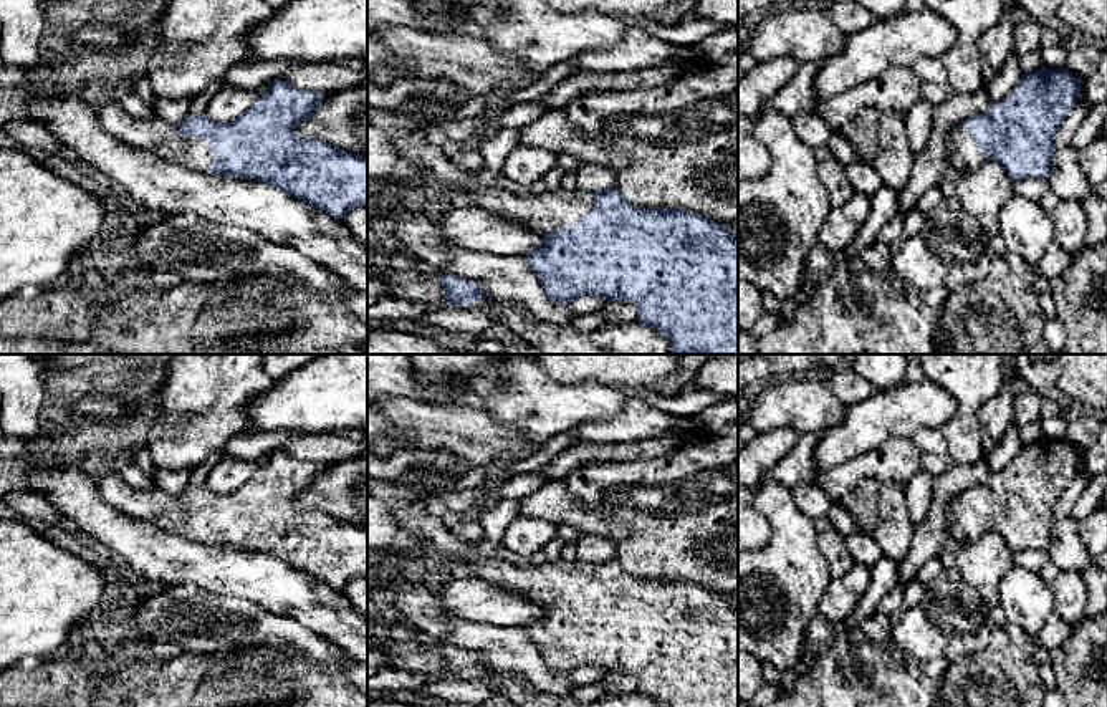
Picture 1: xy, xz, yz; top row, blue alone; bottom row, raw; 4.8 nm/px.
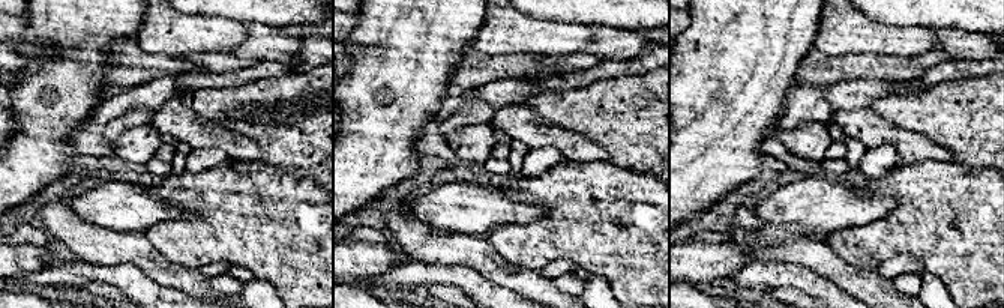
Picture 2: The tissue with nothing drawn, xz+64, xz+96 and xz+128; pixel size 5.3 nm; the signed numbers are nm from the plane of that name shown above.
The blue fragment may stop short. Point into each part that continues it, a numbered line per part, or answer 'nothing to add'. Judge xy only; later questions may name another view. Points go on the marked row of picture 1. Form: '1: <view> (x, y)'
1: xy (164, 139)

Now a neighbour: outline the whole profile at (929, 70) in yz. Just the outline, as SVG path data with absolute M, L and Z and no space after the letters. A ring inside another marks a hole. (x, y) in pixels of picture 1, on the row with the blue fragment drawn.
M922 58L912 65L917 78L923 83L943 84L948 83L946 68L942 58Z

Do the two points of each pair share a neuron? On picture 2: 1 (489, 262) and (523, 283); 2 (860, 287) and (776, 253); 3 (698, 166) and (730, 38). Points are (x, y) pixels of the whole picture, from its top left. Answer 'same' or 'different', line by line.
1: same
2: same
3: same

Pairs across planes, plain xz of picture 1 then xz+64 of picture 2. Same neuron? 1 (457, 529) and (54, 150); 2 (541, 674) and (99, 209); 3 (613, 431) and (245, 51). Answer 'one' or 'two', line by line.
1: two
2: two
3: one

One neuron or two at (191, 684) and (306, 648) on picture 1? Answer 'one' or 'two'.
two

